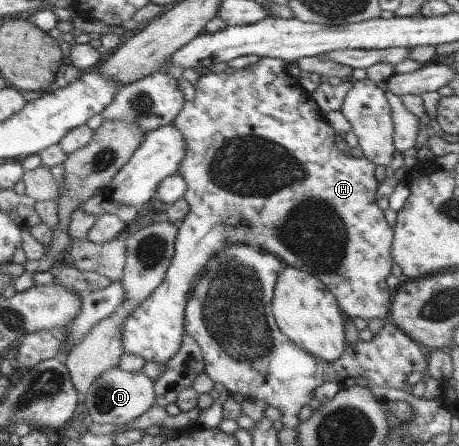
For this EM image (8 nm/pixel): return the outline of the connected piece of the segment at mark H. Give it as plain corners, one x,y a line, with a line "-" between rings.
261,57
256,64
248,68
235,69
235,71
230,71
230,74
211,70
207,74
198,77
194,99
192,101
185,100
183,108
178,112
176,118
171,121
171,125
183,136
184,145
186,145
184,158
178,166
178,174
186,181
186,192
184,192
183,198
190,205
190,210
188,210
186,218
182,220
182,224
178,227
178,234
176,234
176,241
174,241
174,256
172,256
170,266
166,270
164,280
150,293
150,297
144,299
142,303
134,308
134,312
130,316
124,318
121,324
120,334
123,354
138,355
145,363
166,364
178,352
184,331
185,305
190,291
192,291
193,283
204,273
204,267
208,265
209,258
214,256
214,253
222,251
228,243
244,243
248,247
268,252
280,258
285,264
300,269
300,271
306,271
306,273
314,275
334,294
339,308
347,319
360,317
366,322
369,322
370,319
389,321
390,305
394,292
386,284
386,277
391,274
390,270
394,265
394,259
390,255
394,231
384,218
383,209
376,203
376,190
379,185
374,174
376,165
367,157
355,158
344,155
336,148
334,144
335,130
330,127
325,119
325,114
320,111
311,94
306,93
305,89
302,88
299,78
293,77
284,70
285,64
283,60
278,58

